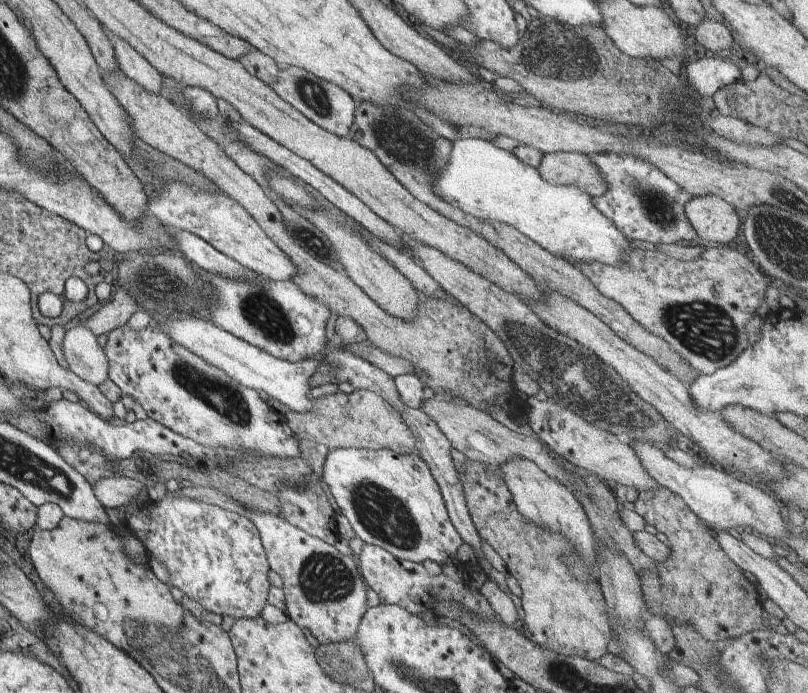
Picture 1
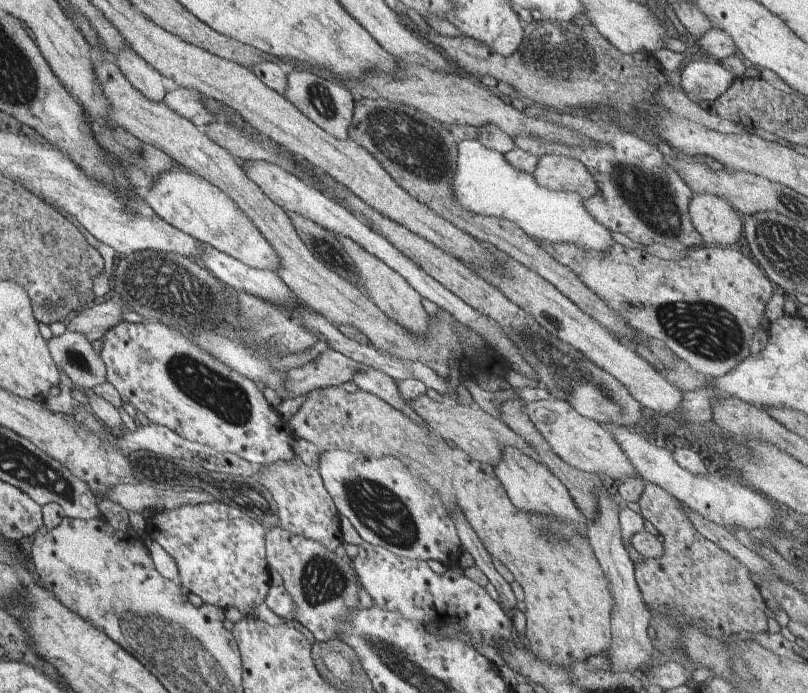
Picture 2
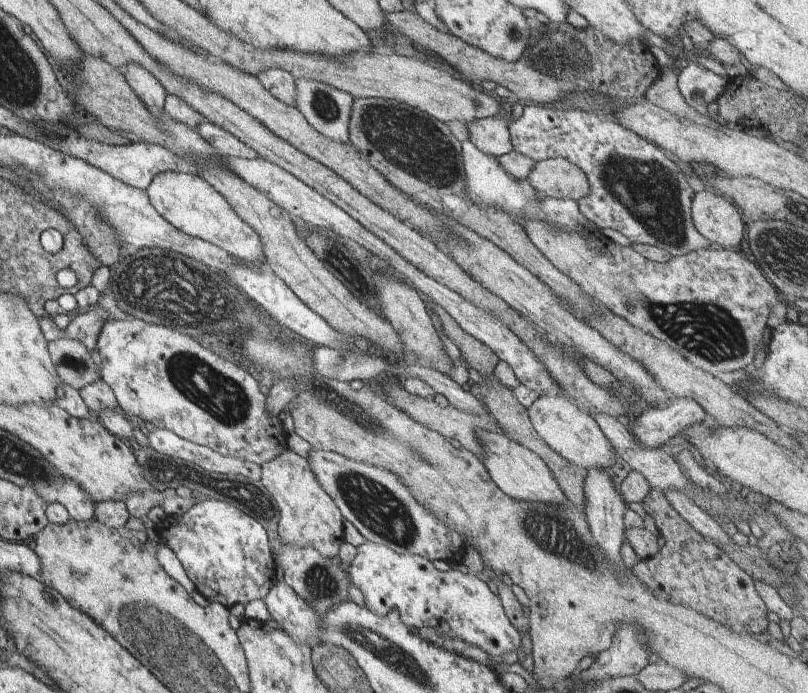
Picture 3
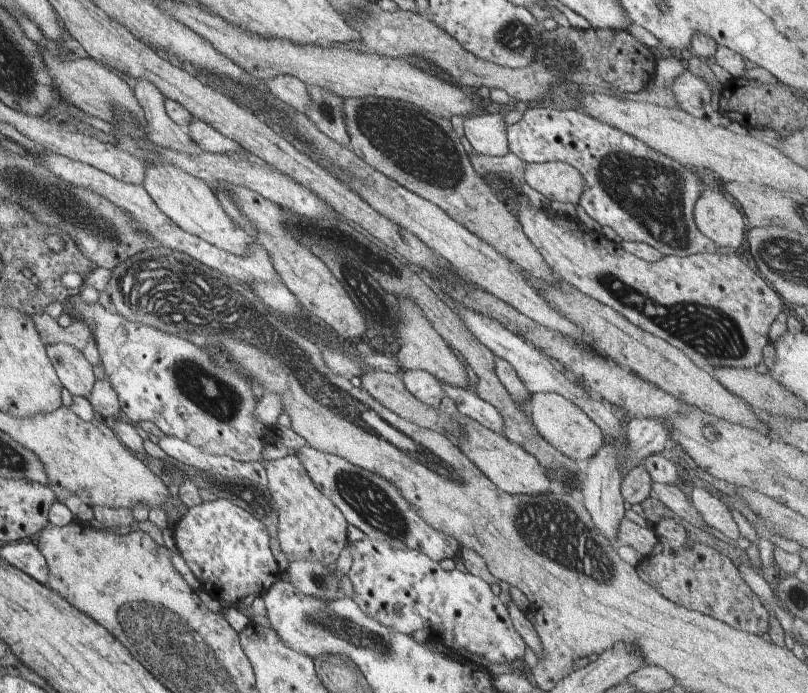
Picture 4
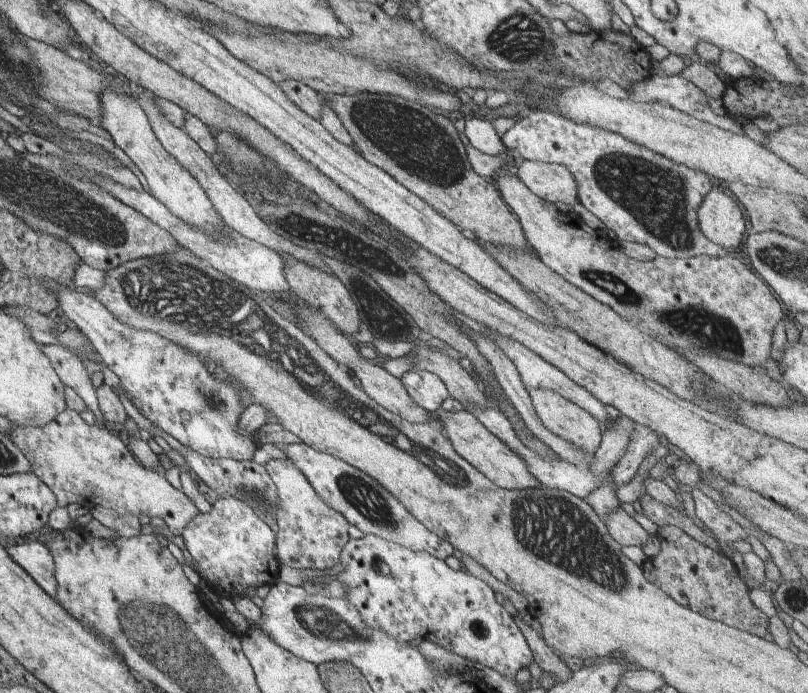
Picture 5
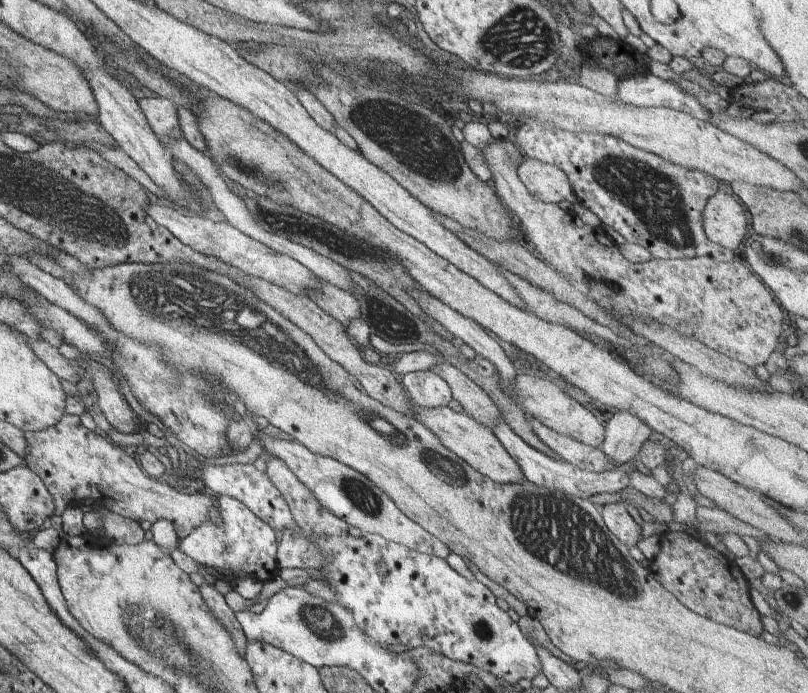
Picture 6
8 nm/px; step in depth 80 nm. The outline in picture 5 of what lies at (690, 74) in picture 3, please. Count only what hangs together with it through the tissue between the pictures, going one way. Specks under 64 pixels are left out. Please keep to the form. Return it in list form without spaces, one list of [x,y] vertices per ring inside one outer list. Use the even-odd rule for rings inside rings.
[[[680,75],[653,76],[633,84],[628,91],[634,103],[666,103],[695,119],[728,129],[730,132],[744,134],[742,126],[736,124],[728,115],[716,115],[708,105],[707,96],[696,85]]]

